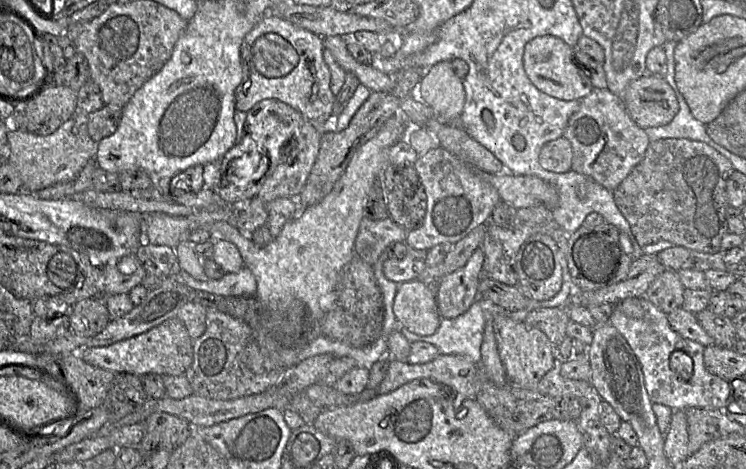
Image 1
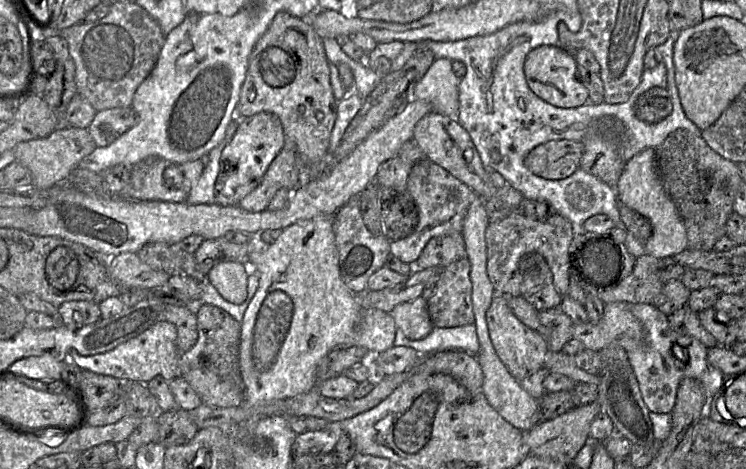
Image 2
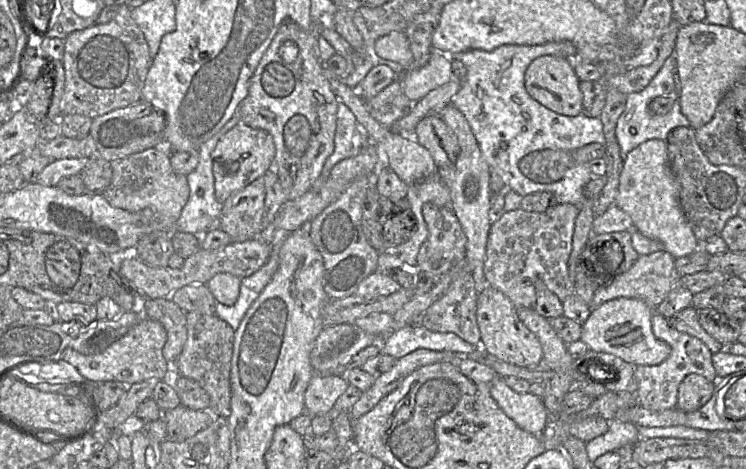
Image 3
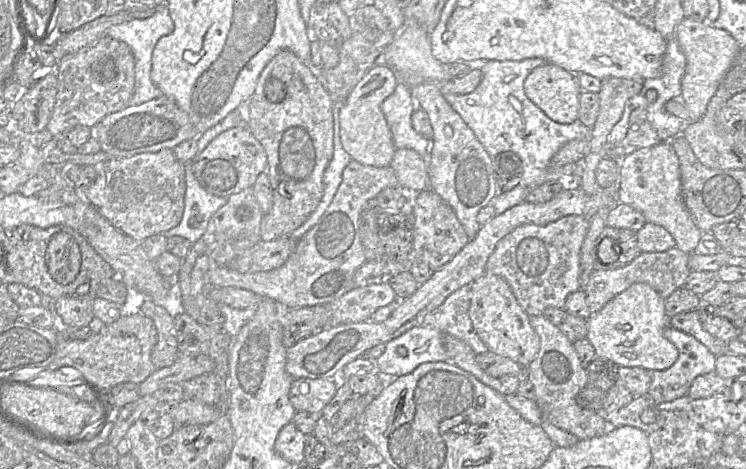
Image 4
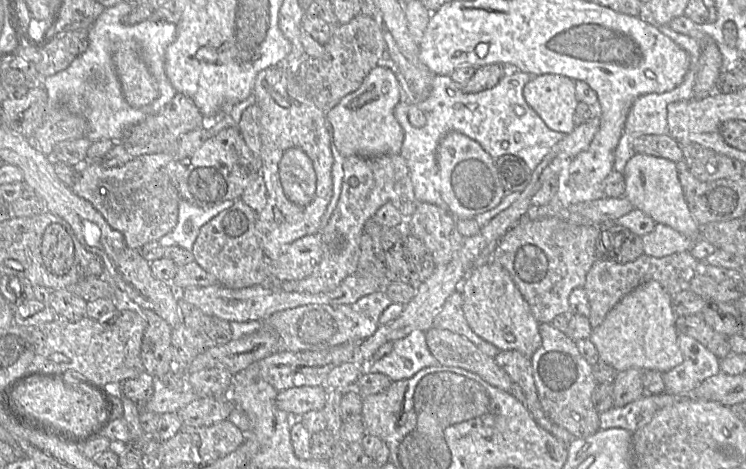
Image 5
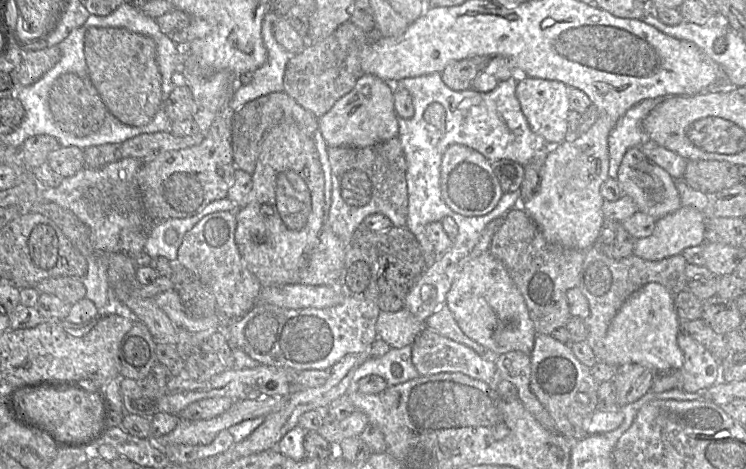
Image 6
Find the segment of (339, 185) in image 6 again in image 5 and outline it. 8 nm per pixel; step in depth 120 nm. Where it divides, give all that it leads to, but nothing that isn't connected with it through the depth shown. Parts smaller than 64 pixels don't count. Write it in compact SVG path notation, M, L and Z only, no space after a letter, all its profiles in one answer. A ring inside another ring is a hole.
M400 154L378 157L344 157L343 178L337 205L328 224L321 231L322 258L307 278L297 281L266 280L269 287L277 287L286 292L318 294L335 290L357 269L360 256L360 234L364 223L386 203L391 203L403 218L409 218L416 207L413 184L405 159Z

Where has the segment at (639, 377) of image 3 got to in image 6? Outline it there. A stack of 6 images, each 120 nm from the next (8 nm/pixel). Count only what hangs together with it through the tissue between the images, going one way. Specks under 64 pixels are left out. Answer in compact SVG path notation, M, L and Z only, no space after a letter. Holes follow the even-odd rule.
M685 332L677 336L684 355L684 363L678 370L679 388L687 393L703 393L721 380L721 363L699 342Z

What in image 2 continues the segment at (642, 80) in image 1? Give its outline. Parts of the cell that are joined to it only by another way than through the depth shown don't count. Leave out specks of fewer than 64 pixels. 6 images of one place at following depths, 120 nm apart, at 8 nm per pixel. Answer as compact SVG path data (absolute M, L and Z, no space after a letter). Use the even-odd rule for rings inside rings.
M652 87L642 93L635 105L636 117L647 123L657 123L666 118L673 109L667 88Z

